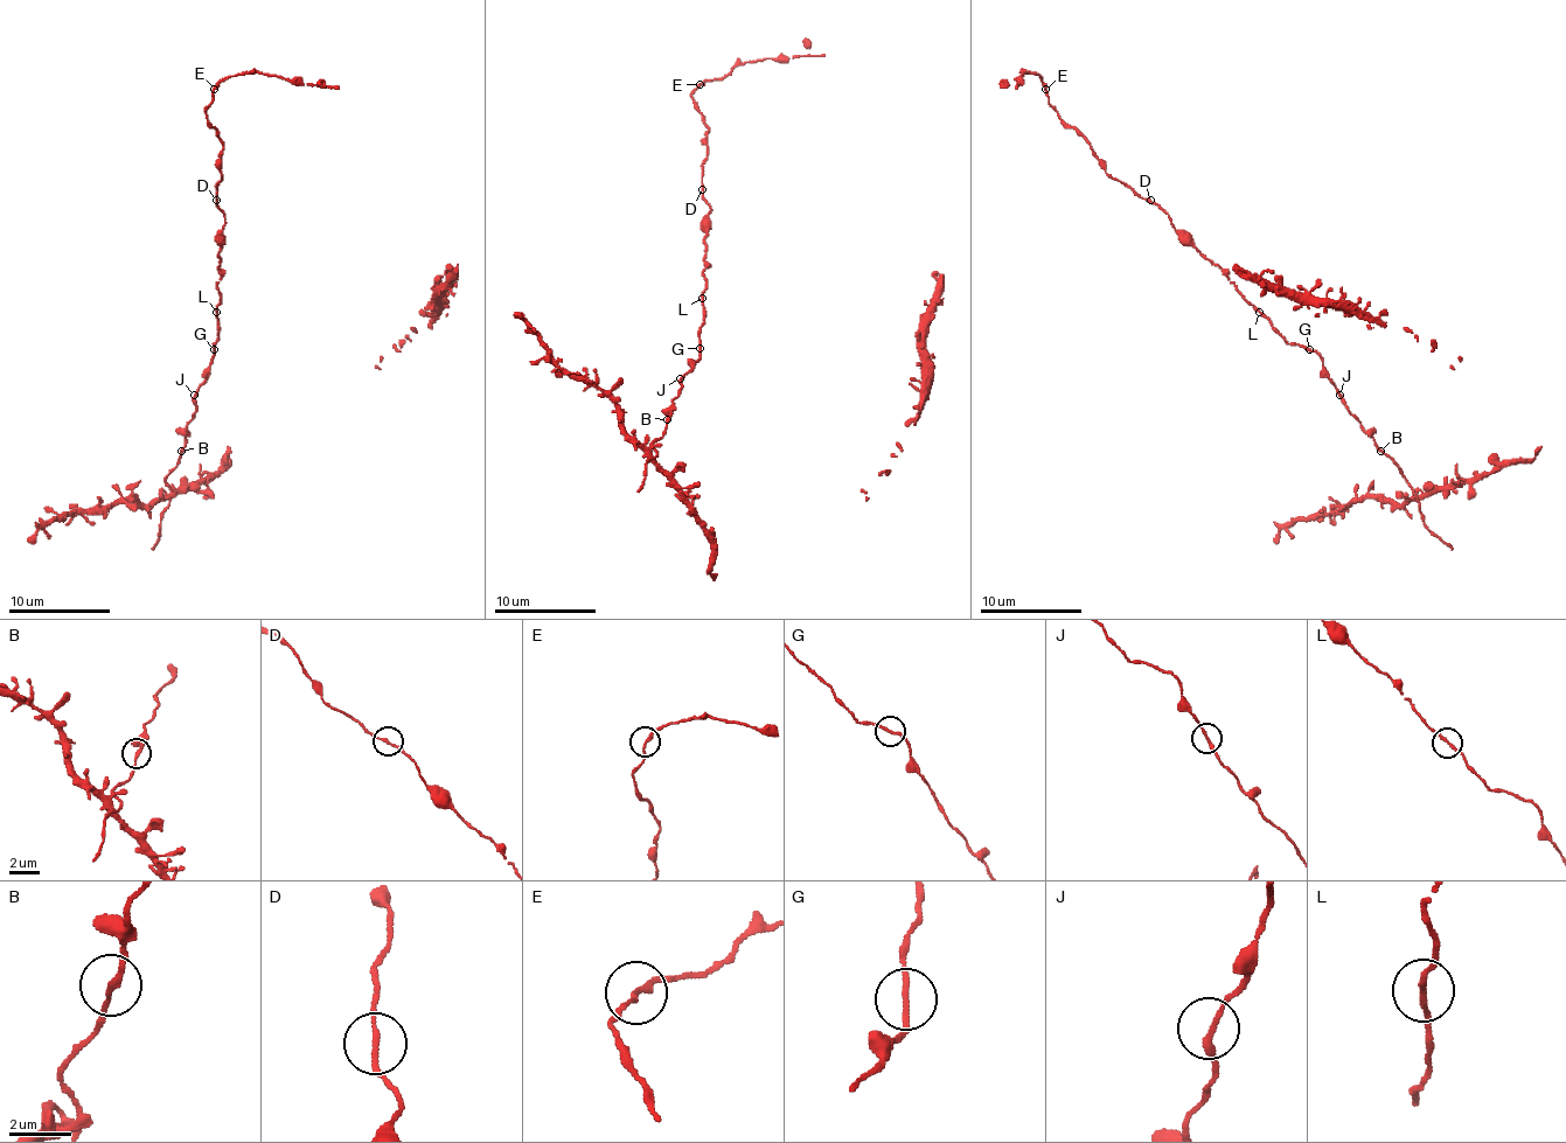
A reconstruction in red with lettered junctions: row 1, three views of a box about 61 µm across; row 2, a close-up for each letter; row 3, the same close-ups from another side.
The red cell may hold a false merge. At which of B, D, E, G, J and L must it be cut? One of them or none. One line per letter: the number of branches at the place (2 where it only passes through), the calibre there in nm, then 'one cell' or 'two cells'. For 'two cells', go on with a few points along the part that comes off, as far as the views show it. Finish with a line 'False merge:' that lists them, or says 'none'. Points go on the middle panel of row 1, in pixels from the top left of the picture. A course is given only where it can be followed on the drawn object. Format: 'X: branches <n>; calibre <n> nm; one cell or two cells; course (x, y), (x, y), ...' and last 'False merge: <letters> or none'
B: branches 2; calibre 170 nm; one cell
D: branches 2; calibre 160 nm; one cell
E: branches 2; calibre 180 nm; one cell
G: branches 2; calibre 160 nm; one cell
J: branches 2; calibre 190 nm; one cell
L: branches 2; calibre 180 nm; one cell
False merge: none

